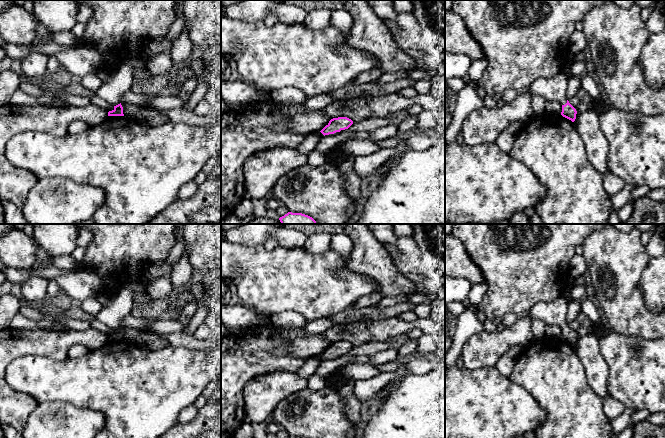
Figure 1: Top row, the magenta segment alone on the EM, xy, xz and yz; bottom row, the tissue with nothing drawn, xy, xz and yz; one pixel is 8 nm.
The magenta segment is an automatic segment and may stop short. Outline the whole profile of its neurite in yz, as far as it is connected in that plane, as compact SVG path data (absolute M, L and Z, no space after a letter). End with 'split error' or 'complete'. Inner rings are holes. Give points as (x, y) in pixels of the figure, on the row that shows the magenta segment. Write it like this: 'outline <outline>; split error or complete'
outline M563 69L554 77L535 80L528 92L543 97L547 102L559 102L562 105L561 115L572 122L576 119L577 111L567 100L568 78Z; split error

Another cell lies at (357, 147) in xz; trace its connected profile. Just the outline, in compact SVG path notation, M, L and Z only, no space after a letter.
M351 139L345 143L343 150L353 156L364 156L374 153L381 148L370 139Z

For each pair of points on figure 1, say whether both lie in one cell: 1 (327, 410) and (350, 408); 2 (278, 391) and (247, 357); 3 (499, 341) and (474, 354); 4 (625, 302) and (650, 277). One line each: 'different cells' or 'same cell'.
1: different cells
2: different cells
3: same cell
4: different cells

